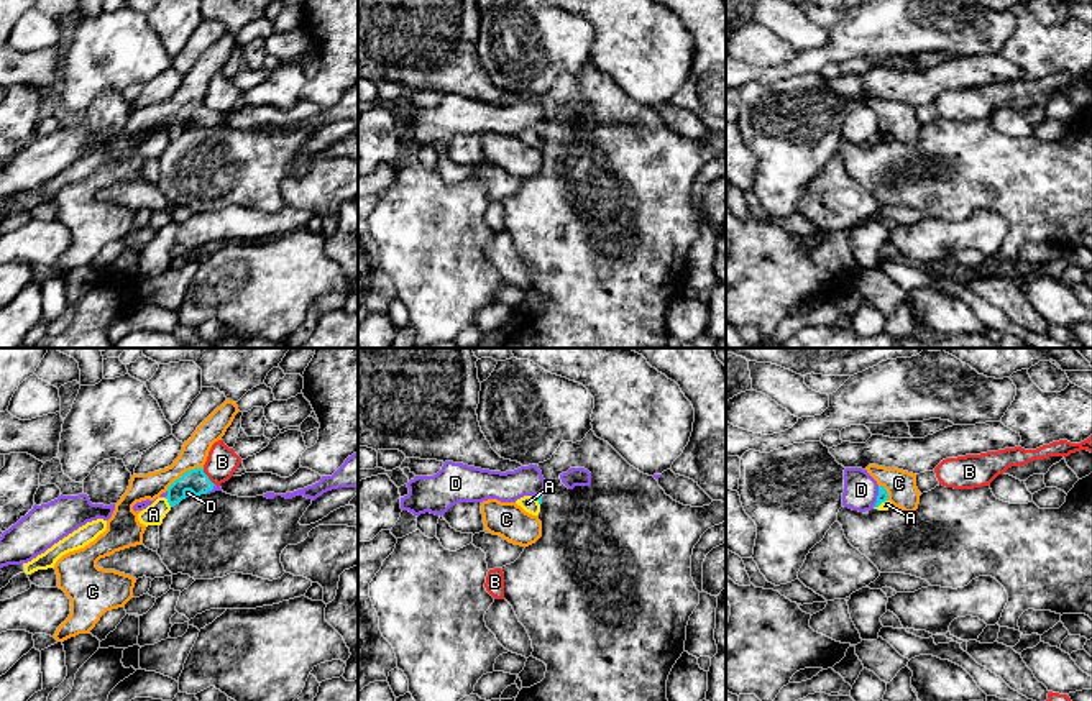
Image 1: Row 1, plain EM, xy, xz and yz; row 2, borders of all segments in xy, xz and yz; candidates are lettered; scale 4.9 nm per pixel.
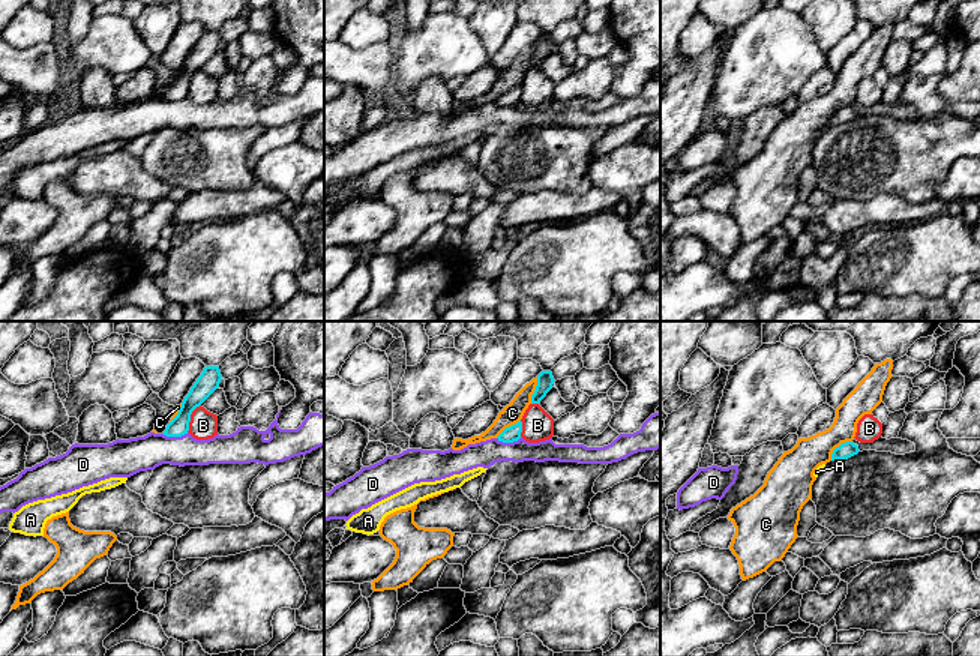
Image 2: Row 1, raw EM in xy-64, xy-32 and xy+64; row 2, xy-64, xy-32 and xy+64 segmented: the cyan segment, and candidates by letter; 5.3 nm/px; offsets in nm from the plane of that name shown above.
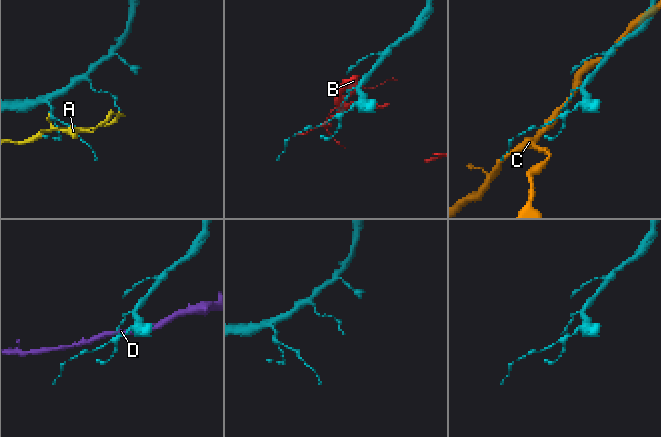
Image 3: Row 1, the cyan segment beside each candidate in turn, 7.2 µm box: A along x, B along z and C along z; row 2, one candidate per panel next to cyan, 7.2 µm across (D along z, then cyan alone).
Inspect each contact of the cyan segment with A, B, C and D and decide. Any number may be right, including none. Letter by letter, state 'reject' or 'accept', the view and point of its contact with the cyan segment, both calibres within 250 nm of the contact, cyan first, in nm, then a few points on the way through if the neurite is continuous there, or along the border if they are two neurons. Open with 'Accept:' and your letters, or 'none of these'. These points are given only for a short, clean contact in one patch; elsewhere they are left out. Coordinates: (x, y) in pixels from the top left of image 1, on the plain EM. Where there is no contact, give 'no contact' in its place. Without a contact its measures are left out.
Accept: none of these
A: reject; contact xy (168, 133); calibres 120 and 100 nm; border xy (165, 130), (171, 138)
B: reject; contact xy (207, 109); calibres 120 and 150 nm
C: reject; contact xy (186, 104); calibres 120 and 130 nm
D: reject; contact yz (877, 128); calibres 50 and 170 nm; border yz (879, 119), (879, 127), (872, 138)

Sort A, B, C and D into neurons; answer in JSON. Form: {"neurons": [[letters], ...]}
{"neurons": [["A"], ["B"], ["C"], ["D"]]}

